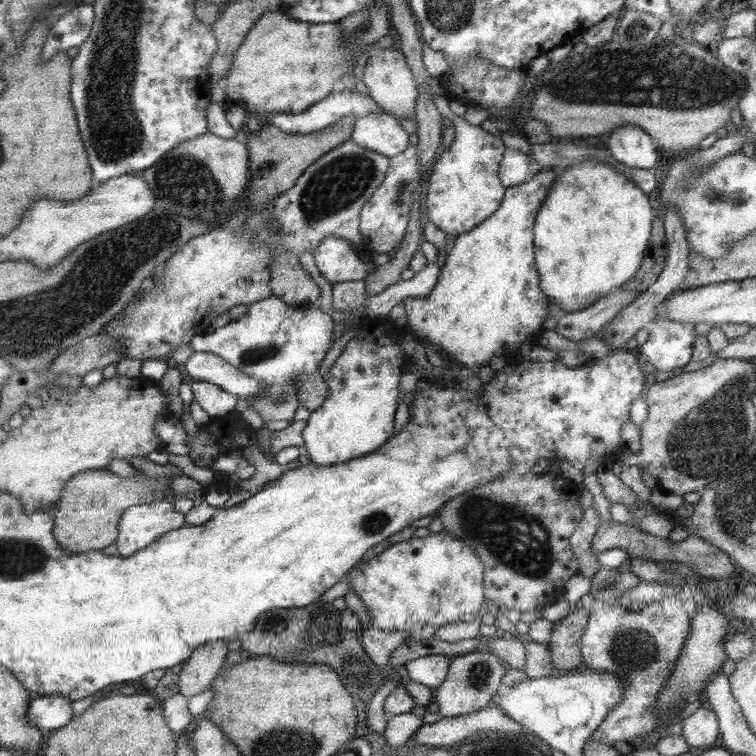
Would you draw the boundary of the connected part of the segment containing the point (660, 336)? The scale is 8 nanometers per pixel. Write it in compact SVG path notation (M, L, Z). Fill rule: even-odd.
M667 318L653 320L648 325L647 339L636 348L638 354L643 356L645 362L655 367L655 373L668 371L673 374L677 368L685 366L692 359L693 343L696 338L693 326L693 323L671 321Z

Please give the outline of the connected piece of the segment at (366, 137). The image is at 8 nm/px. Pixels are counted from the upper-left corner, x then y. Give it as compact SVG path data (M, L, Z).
M369 114L355 120L350 139L355 145L388 158L402 154L409 147L409 134L397 117Z

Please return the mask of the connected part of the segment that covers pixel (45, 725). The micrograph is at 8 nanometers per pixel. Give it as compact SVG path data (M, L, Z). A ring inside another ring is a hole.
M42 695L32 700L29 719L43 732L50 733L62 728L73 716L69 699L57 695Z

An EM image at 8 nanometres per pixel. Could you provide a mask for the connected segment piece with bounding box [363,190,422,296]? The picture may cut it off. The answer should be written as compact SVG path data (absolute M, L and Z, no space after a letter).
M420 190L416 192L416 200L412 206L412 218L409 219L405 238L401 239L401 244L398 244L391 259L384 265L376 265L376 270L373 270L372 274L363 280L364 292L367 296L375 296L375 294L386 290L392 283L401 280L399 274L408 268L411 257L420 248L422 232L419 214L421 214Z

